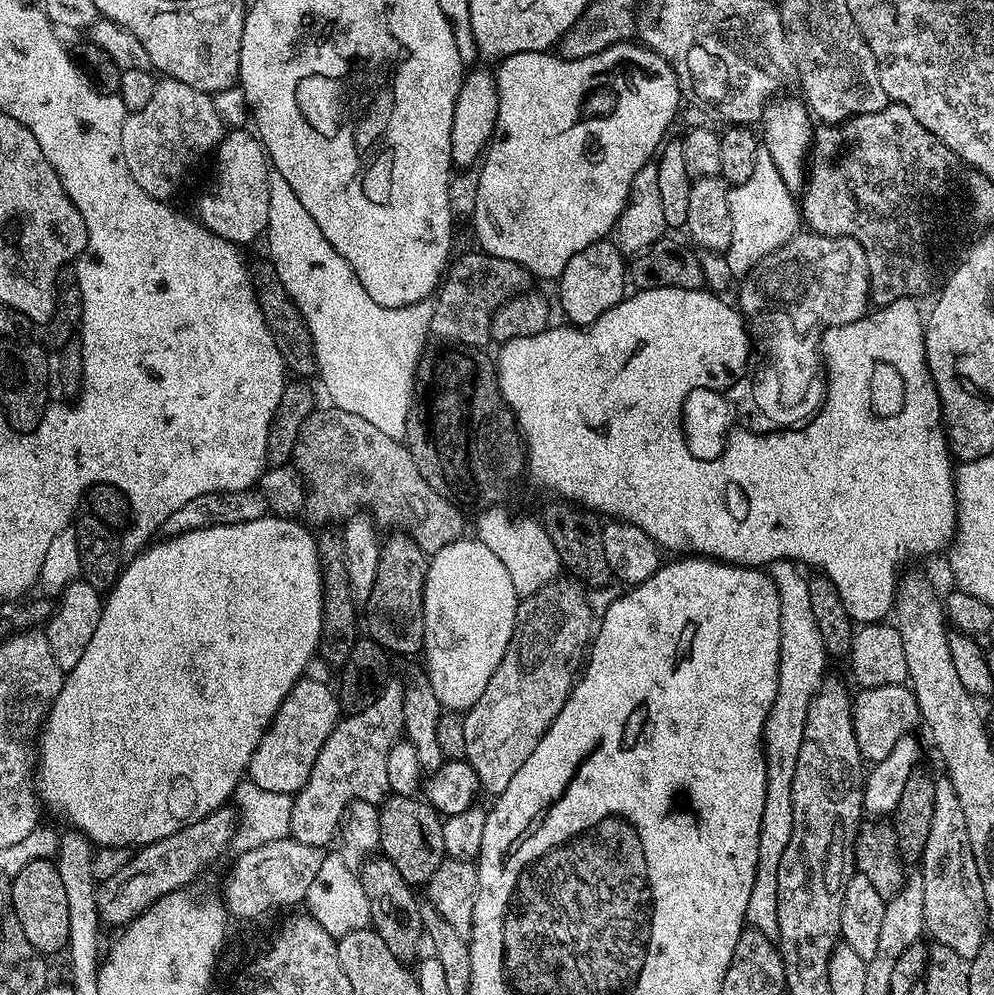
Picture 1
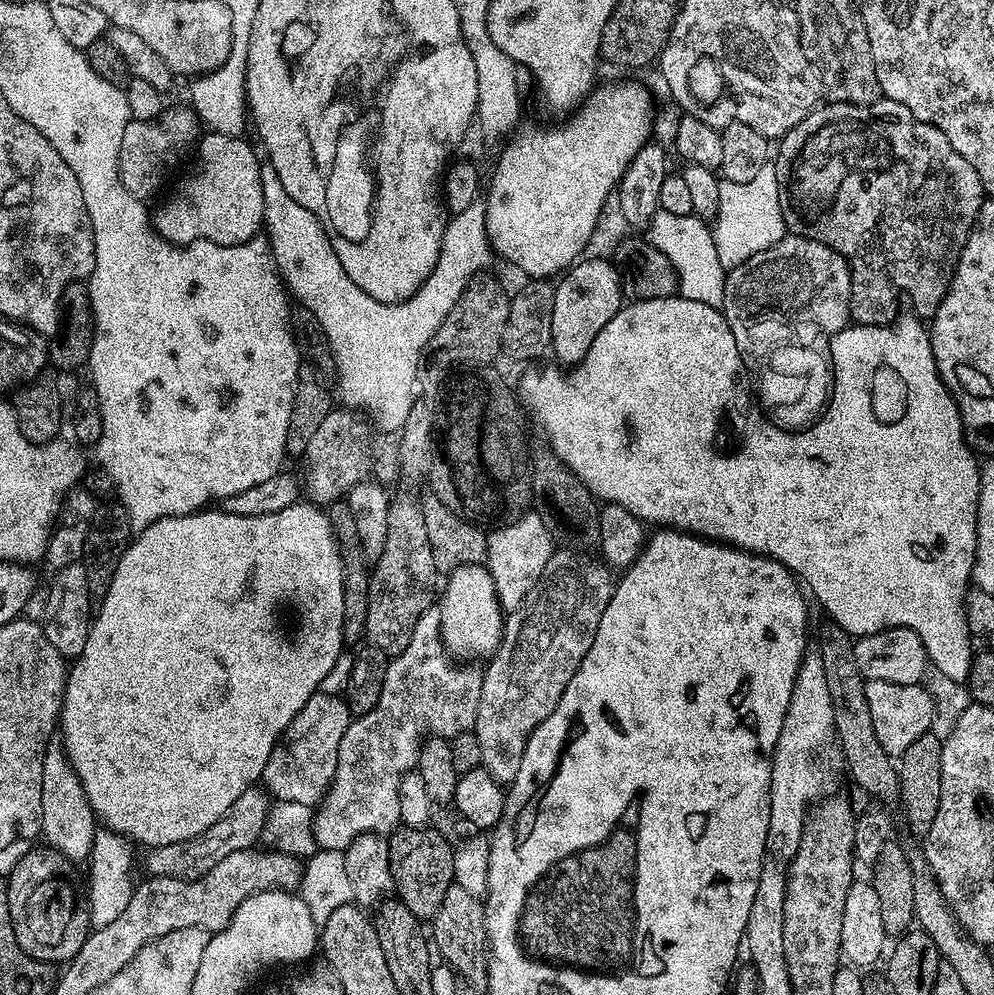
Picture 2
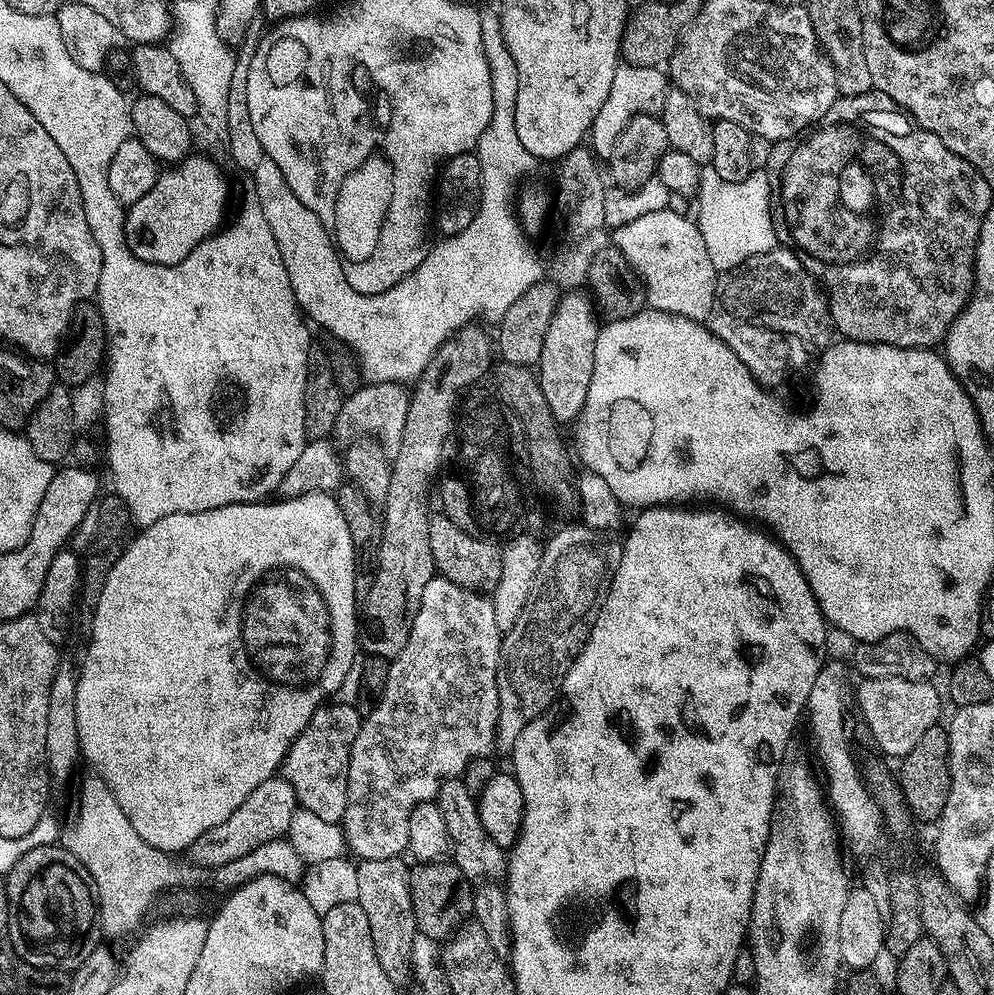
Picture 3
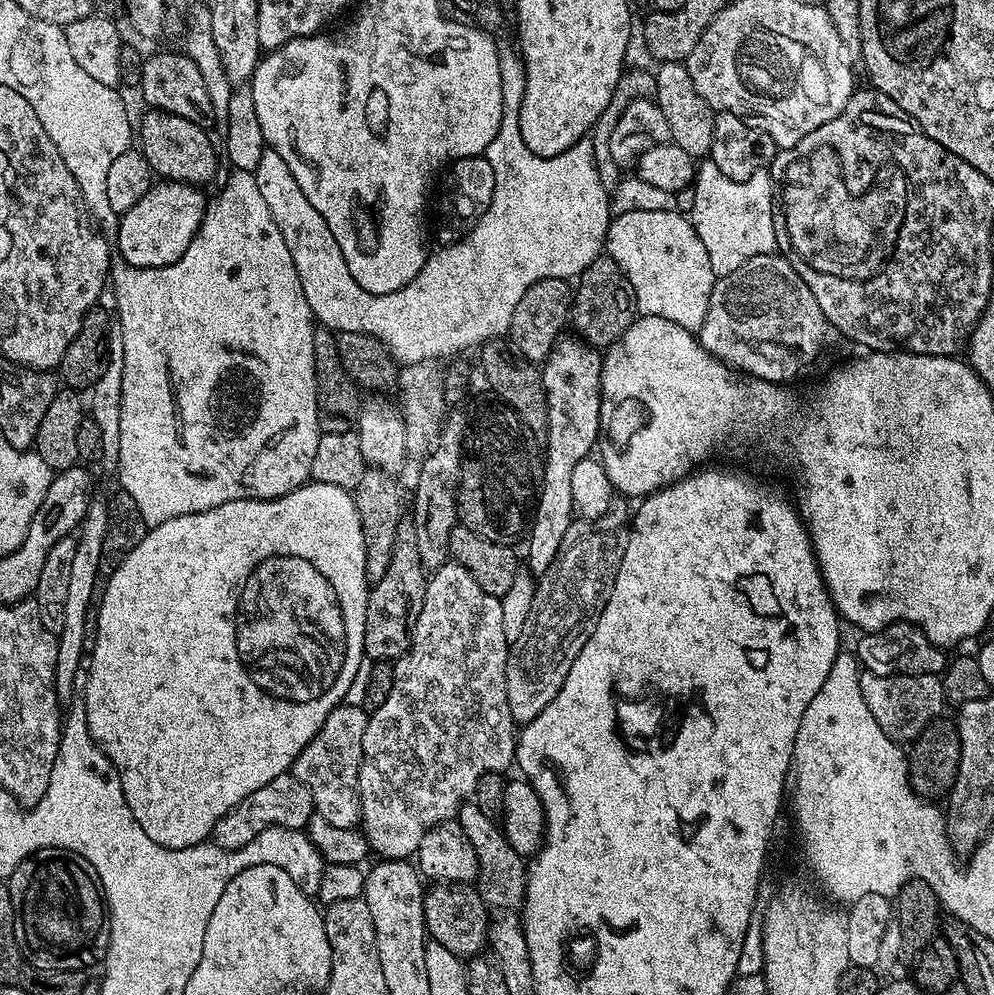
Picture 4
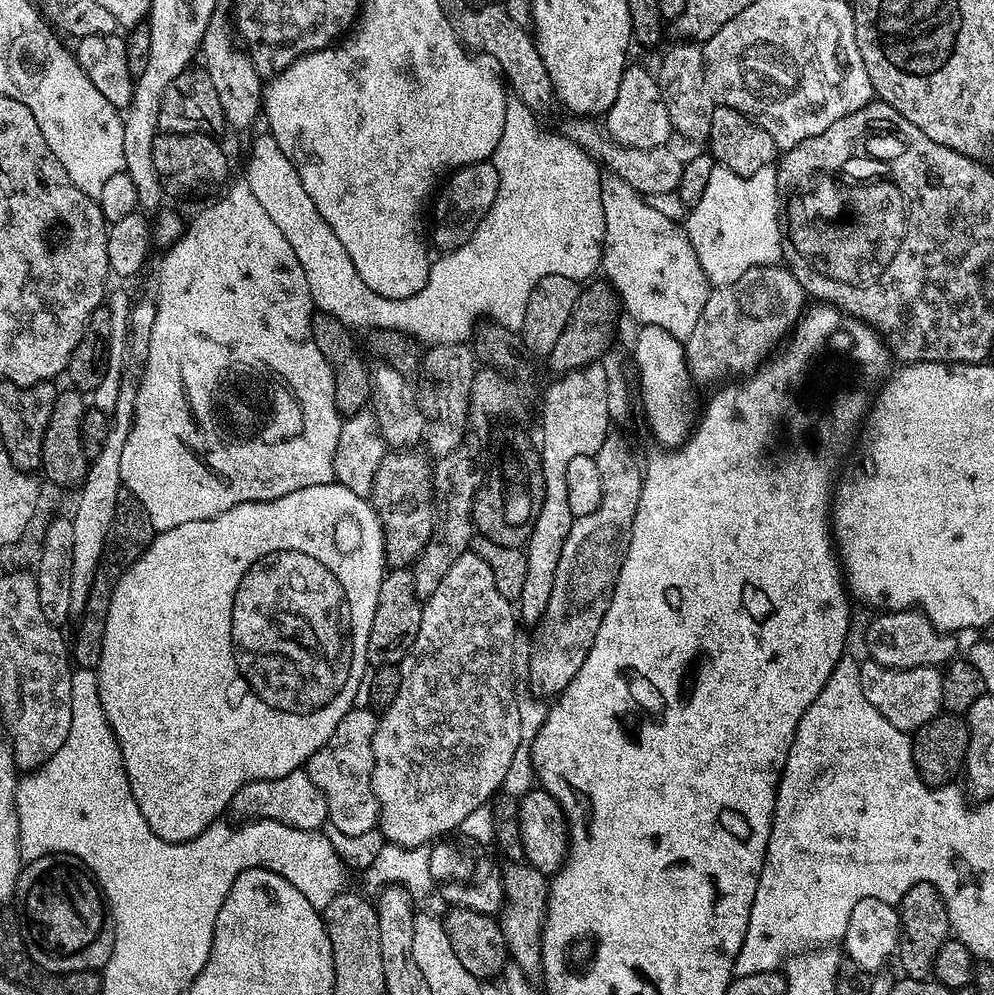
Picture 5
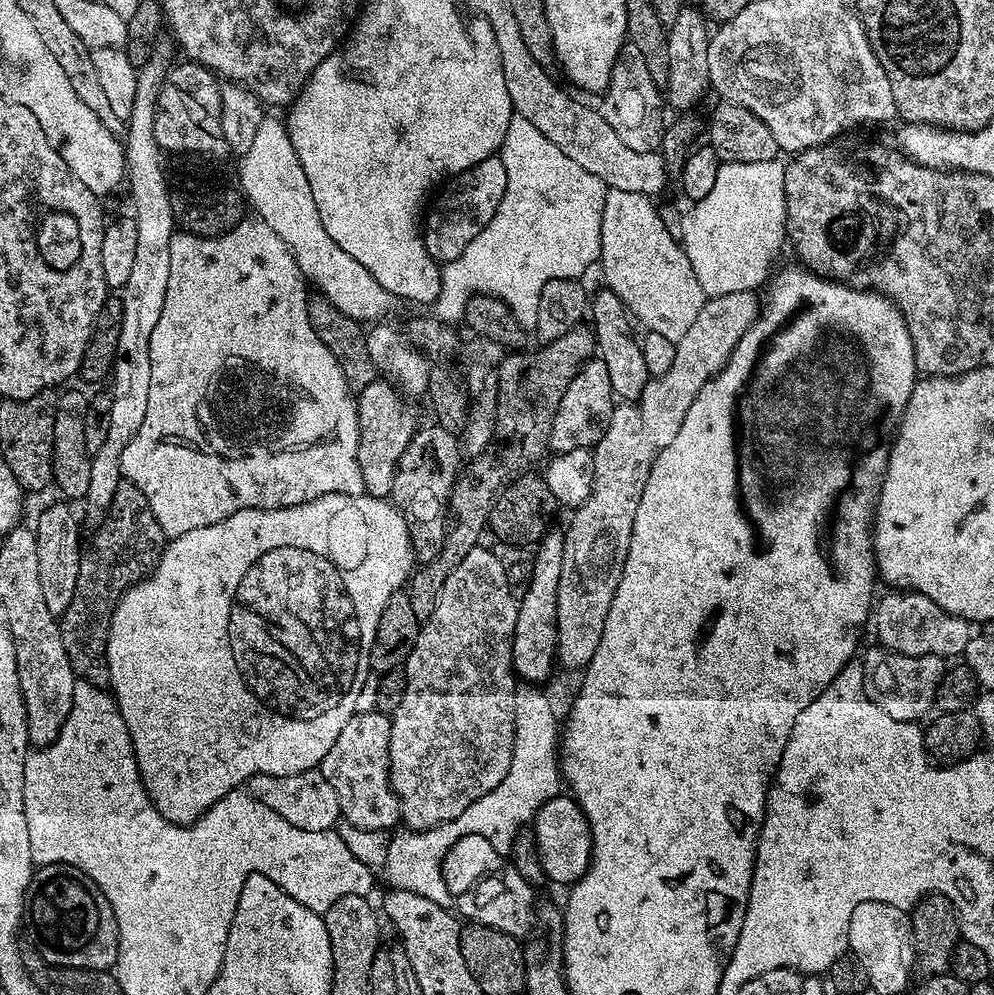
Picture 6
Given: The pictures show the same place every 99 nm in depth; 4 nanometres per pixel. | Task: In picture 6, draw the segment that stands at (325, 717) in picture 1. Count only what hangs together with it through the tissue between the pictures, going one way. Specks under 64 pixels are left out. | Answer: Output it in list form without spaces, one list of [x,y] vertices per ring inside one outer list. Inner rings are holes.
[[[378,711],[357,712],[346,726],[342,726],[342,734],[338,734],[326,758],[322,758],[318,770],[322,778],[334,786],[334,794],[338,794],[338,806],[345,825],[387,833],[401,823],[400,803],[390,782],[391,725],[391,719]]]

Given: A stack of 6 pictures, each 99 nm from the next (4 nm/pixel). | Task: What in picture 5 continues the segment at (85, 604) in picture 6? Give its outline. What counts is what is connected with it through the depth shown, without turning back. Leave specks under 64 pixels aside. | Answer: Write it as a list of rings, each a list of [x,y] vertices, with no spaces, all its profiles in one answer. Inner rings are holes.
[[[121,491],[118,498],[118,507],[116,508],[116,517],[112,523],[112,529],[108,535],[108,542],[102,567],[96,573],[96,581],[90,590],[90,598],[87,604],[87,616],[92,624],[82,624],[76,630],[76,644],[71,645],[70,656],[77,665],[95,666],[100,662],[102,654],[102,638],[104,637],[104,626],[101,623],[101,613],[105,611],[108,598],[112,595],[112,588],[117,582],[121,572],[128,565],[134,563],[147,548],[152,544],[154,529],[150,518],[146,514],[146,510],[142,510],[142,506],[138,502],[138,498],[134,498],[134,494],[130,491]],[[100,612],[100,613],[99,613]],[[77,660],[77,661],[76,661]]]

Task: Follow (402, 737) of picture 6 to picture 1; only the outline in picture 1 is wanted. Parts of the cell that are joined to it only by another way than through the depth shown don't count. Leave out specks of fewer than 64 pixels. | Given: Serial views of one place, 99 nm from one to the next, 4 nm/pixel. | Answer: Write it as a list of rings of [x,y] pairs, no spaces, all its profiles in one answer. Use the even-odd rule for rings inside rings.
[[[392,682],[376,699],[374,706],[345,715],[337,723],[314,762],[308,781],[295,793],[291,839],[323,849],[324,844],[337,839],[348,805],[353,800],[369,800],[370,803],[379,805],[389,795],[387,755],[404,731],[403,705],[404,689],[399,683],[396,685],[396,682]]]

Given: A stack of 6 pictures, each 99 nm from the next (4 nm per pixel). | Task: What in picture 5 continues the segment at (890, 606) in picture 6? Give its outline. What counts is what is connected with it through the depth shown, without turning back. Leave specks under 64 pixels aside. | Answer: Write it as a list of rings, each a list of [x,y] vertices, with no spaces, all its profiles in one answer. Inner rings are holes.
[[[914,608],[888,610],[868,628],[867,655],[887,668],[940,668],[957,655],[957,637],[940,632],[925,612]]]

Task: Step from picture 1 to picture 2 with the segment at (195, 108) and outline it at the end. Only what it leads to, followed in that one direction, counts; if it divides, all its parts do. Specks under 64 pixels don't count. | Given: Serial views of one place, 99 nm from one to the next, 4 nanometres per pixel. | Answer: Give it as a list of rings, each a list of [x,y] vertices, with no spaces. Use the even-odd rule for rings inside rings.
[[[165,107],[157,118],[152,120],[131,119],[122,130],[122,150],[120,151],[120,177],[122,186],[131,196],[141,202],[147,201],[147,196],[152,196],[164,184],[164,175],[168,172],[168,167],[183,154],[184,151],[191,149],[197,143],[198,133],[201,131],[202,124],[197,119],[196,113],[191,107],[170,108]]]

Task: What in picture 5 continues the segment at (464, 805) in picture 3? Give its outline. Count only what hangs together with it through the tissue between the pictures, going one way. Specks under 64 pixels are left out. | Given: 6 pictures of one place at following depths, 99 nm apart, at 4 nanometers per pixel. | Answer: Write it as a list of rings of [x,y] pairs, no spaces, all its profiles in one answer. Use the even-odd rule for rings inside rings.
[[[508,862],[504,864],[504,876],[502,872],[502,883],[504,885],[504,903],[498,913],[498,923],[500,932],[504,936],[504,941],[508,947],[509,957],[516,963],[527,976],[536,978],[543,973],[542,966],[542,930],[544,929],[544,919],[548,909],[548,886],[549,877],[545,873],[539,872],[527,862]]]

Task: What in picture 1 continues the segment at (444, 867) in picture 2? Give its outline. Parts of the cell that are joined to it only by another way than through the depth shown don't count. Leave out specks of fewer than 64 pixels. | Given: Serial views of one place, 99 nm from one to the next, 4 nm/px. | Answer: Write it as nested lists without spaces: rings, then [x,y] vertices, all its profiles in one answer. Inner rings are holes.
[[[389,795],[379,805],[380,810],[380,848],[383,855],[393,860],[406,882],[413,886],[427,885],[432,875],[444,859],[444,839],[442,817],[435,808],[423,799],[413,796]]]

